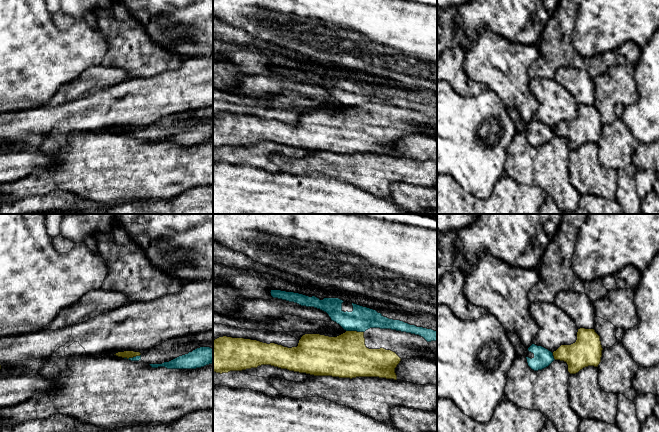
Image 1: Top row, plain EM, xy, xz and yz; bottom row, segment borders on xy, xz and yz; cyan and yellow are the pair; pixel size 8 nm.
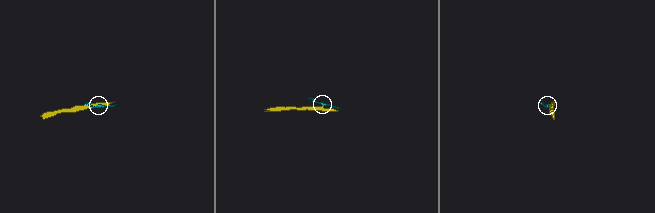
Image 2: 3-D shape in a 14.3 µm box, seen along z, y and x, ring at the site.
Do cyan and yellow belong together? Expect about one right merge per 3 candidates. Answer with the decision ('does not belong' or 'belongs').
does not belong

